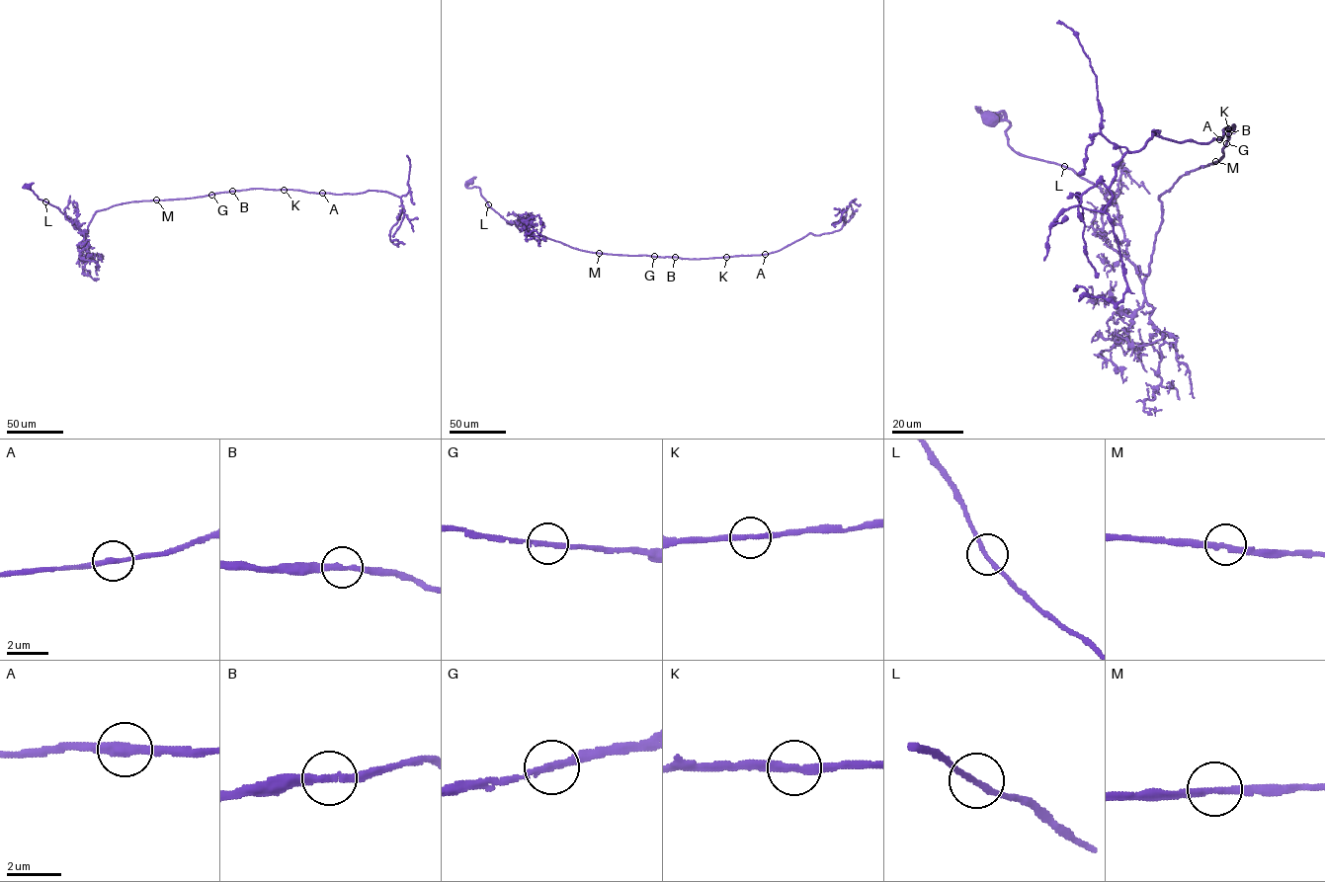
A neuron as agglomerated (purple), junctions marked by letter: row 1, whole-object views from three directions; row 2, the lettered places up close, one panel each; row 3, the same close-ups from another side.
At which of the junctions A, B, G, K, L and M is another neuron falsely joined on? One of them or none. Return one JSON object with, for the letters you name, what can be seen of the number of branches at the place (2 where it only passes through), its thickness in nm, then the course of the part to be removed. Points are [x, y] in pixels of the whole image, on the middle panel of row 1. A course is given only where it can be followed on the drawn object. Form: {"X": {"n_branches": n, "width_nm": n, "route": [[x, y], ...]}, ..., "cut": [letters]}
{"cut": []}

